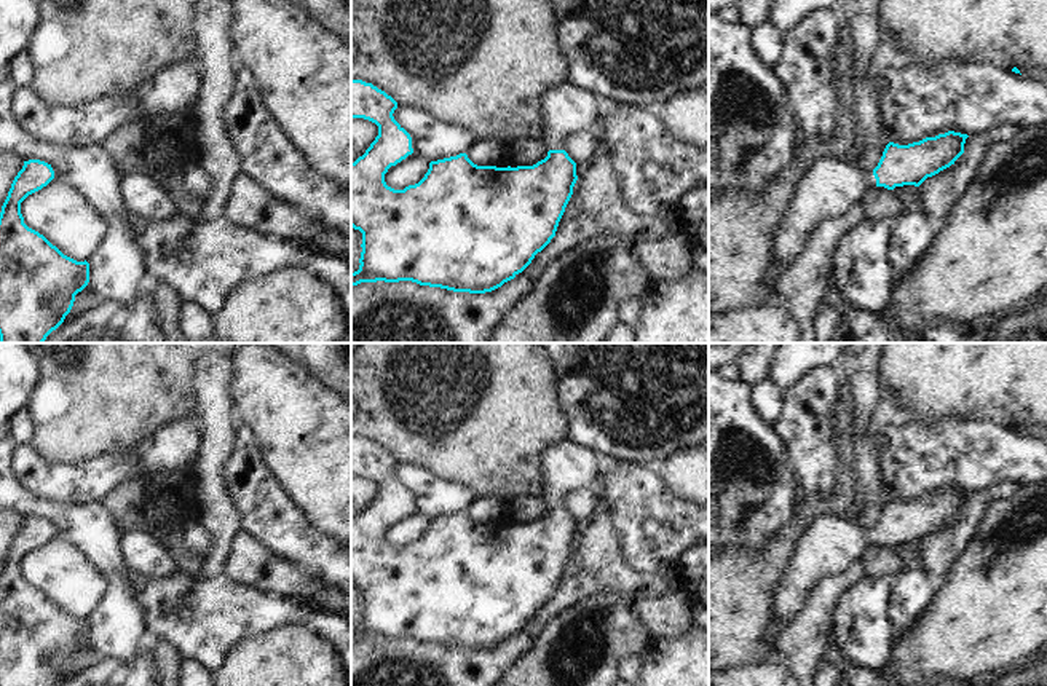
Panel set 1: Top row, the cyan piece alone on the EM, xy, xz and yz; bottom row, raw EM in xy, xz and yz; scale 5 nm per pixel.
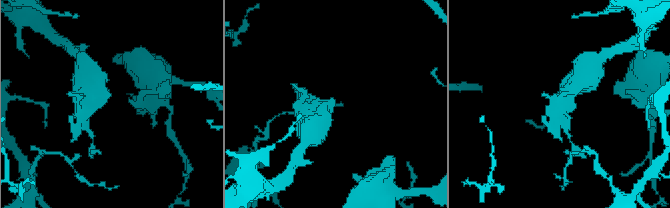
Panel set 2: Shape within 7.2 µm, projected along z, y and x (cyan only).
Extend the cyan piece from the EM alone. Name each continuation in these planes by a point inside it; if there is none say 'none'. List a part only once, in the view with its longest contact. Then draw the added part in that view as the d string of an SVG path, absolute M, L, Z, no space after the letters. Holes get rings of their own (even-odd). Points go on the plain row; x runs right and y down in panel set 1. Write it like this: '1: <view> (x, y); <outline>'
1: xz (565, 465); M563 437L551 444L541 458L543 495L549 507L563 507L570 490L592 485L602 458L594 450Z

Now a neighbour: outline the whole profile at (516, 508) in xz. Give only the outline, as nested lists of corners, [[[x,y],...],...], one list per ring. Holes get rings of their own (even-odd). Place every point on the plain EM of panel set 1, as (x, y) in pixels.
[[[543,491],[535,495],[503,495],[501,511],[508,523],[533,523],[547,514]]]

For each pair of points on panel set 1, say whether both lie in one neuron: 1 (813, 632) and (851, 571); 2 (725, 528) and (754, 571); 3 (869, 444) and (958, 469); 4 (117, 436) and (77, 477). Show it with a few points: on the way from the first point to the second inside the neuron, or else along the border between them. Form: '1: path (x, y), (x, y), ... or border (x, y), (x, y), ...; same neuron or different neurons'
1: path (817, 618), (822, 602), (838, 586); same neuron
2: border (773, 535), (758, 549), (725, 549); different neurons
3: border (873, 409), (869, 433), (881, 442), (883, 482); different neurons
4: border (133, 447), (126, 455), (102, 453), (59, 465); different neurons

